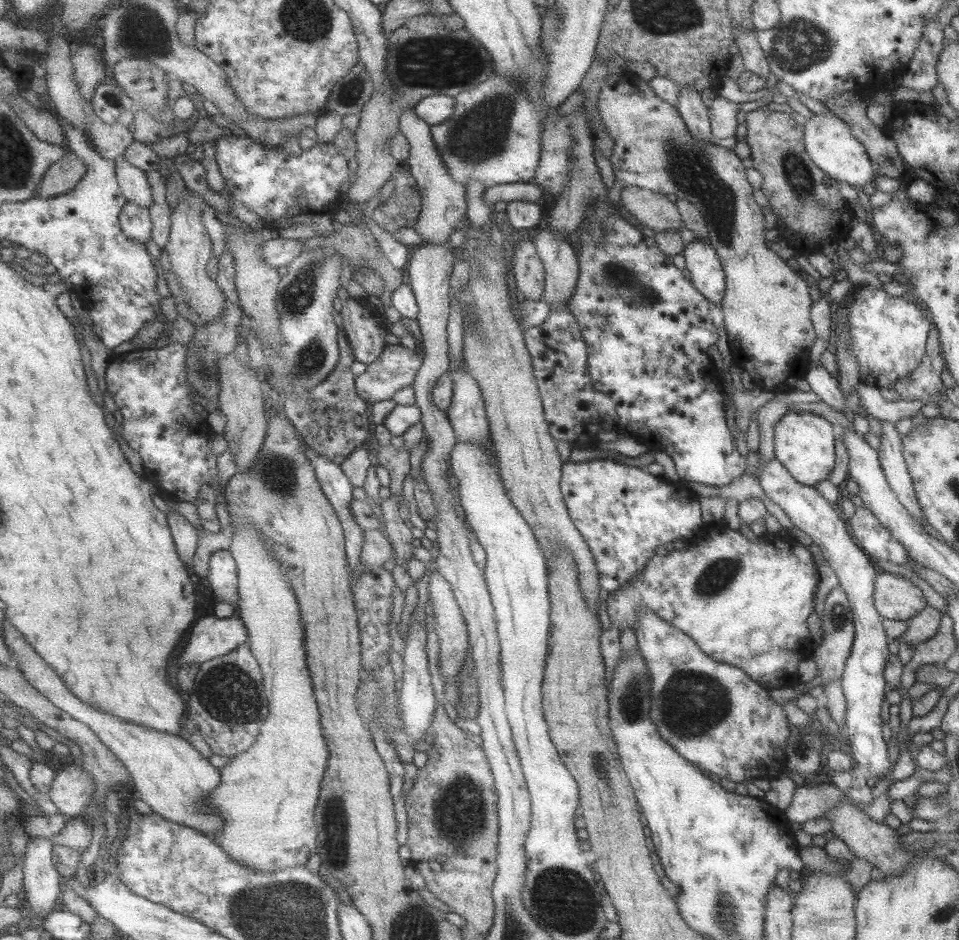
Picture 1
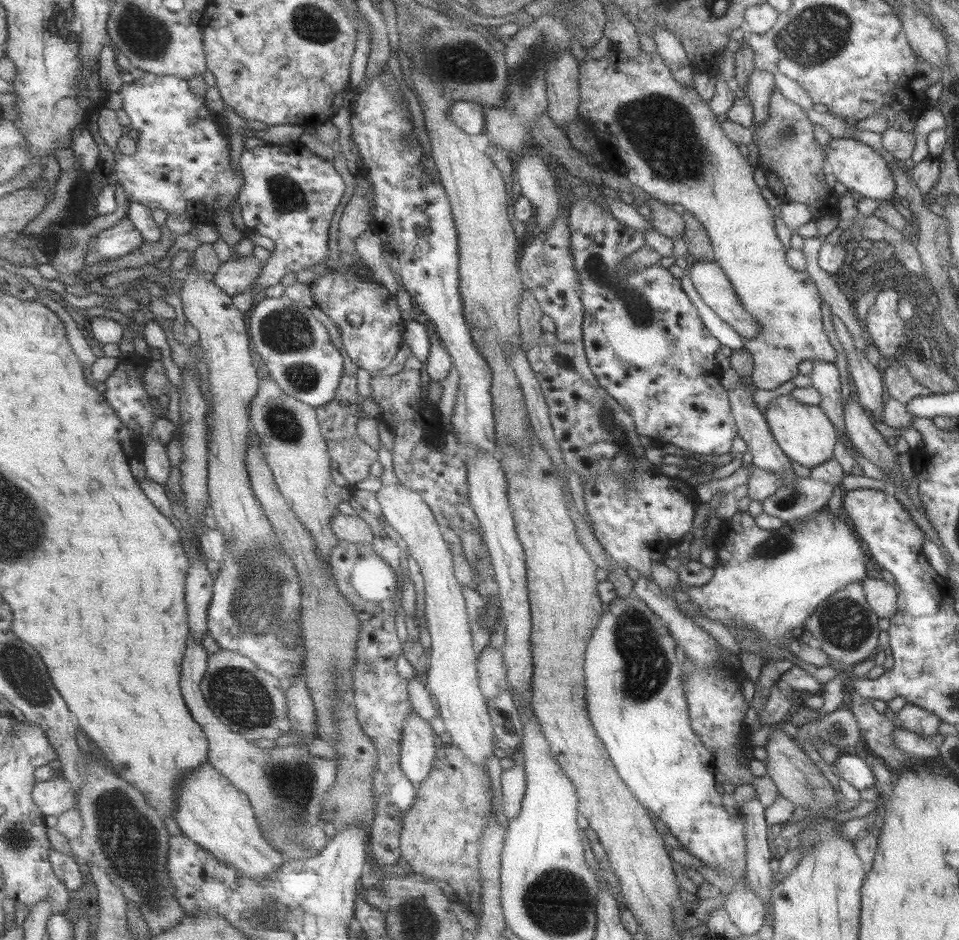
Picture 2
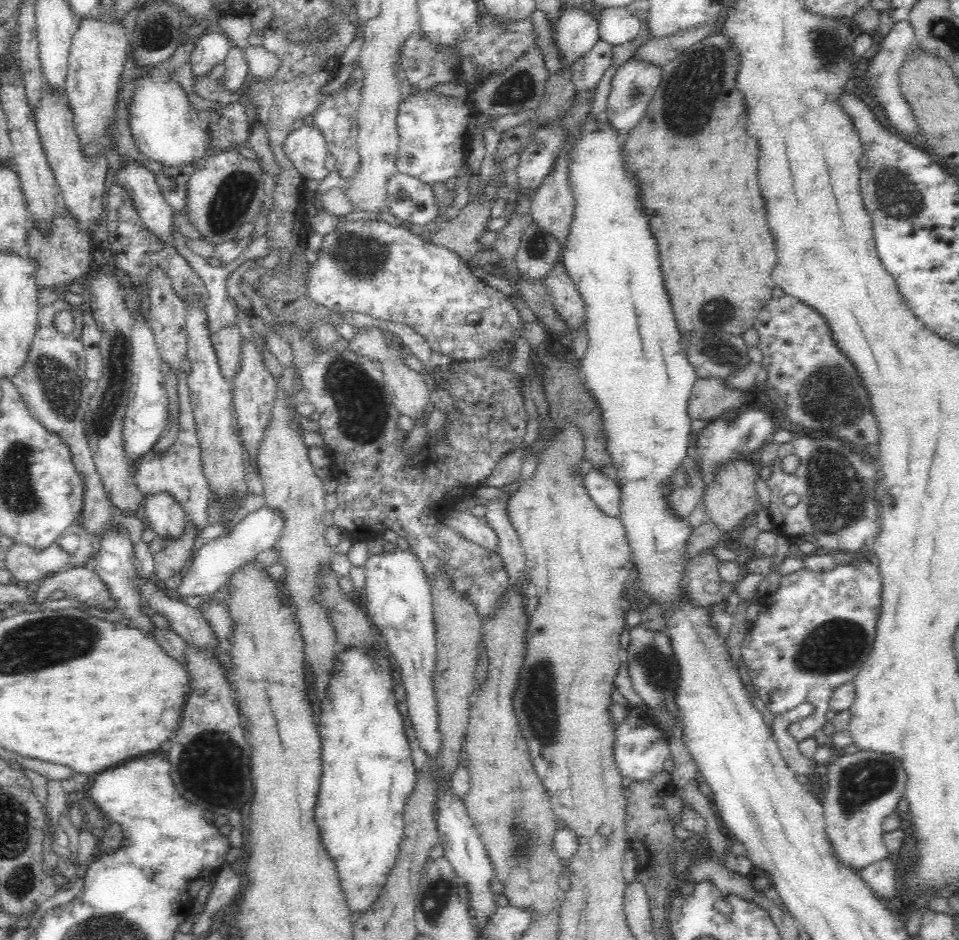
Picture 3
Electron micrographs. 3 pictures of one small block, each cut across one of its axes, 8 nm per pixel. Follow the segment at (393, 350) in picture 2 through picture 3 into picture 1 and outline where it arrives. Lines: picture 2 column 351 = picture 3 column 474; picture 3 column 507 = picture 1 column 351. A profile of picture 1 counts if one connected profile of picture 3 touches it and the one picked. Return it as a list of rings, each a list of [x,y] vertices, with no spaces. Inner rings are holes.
[[[348,297],[342,305],[344,330],[352,344],[356,360],[365,365],[373,364],[381,358],[388,346],[385,336],[390,324],[383,311],[368,300]]]

